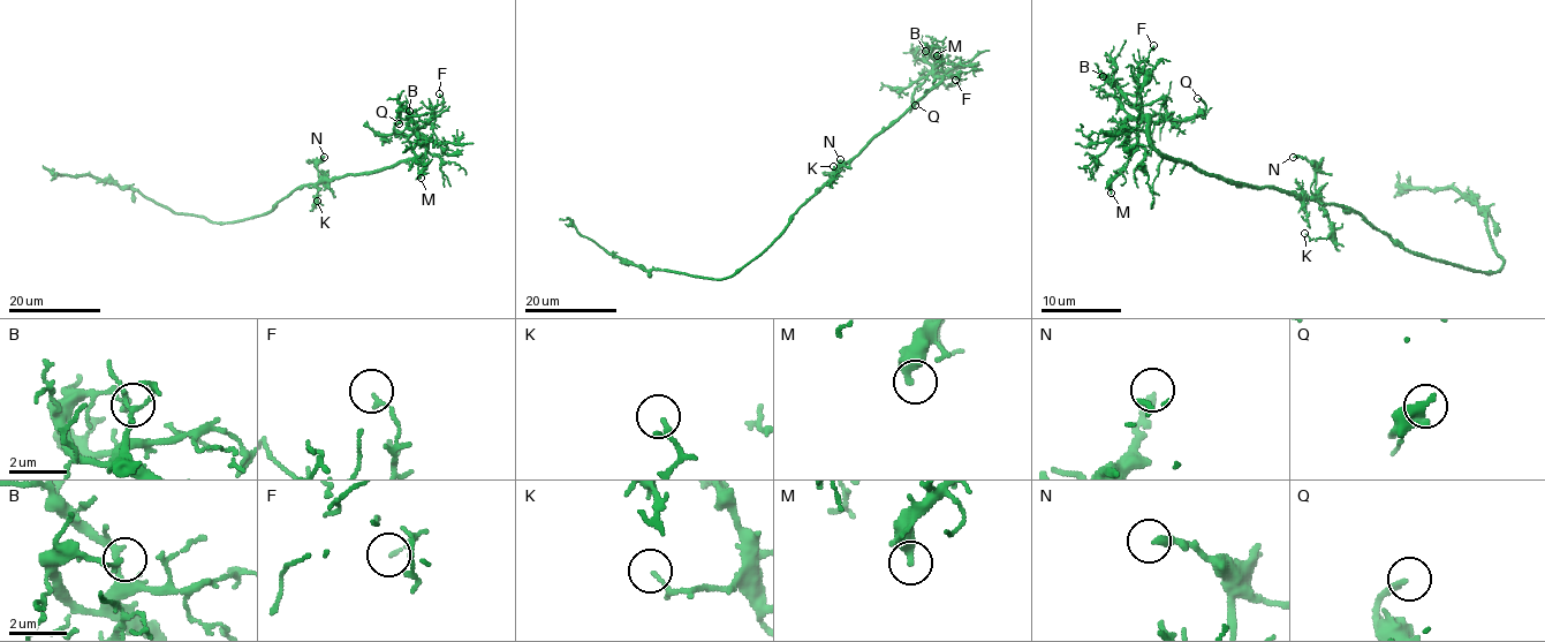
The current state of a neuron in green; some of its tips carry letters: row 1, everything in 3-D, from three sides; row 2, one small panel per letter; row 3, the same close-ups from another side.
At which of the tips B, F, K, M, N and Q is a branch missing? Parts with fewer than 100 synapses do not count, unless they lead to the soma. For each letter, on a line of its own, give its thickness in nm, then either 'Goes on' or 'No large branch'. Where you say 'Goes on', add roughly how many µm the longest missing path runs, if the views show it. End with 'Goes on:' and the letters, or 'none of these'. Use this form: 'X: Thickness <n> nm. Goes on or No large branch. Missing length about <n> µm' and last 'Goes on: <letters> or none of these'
B: Thickness 180 nm. No large branch
F: Thickness 120 nm. No large branch
K: Thickness 110 nm. No large branch
M: Thickness 420 nm. No large branch
N: Thickness 280 nm. No large branch
Q: Thickness 180 nm. No large branch
Goes on: none of these

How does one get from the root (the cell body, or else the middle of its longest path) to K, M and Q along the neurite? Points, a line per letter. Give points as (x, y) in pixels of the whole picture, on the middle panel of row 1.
K: (793, 216), (832, 178), (833, 181), (837, 172), (833, 166)
M: (793, 216), (875, 137), (943, 80), (936, 74), (941, 70), (937, 55)
Q: (793, 216), (943, 78), (930, 74), (915, 89), (910, 110), (915, 105)

